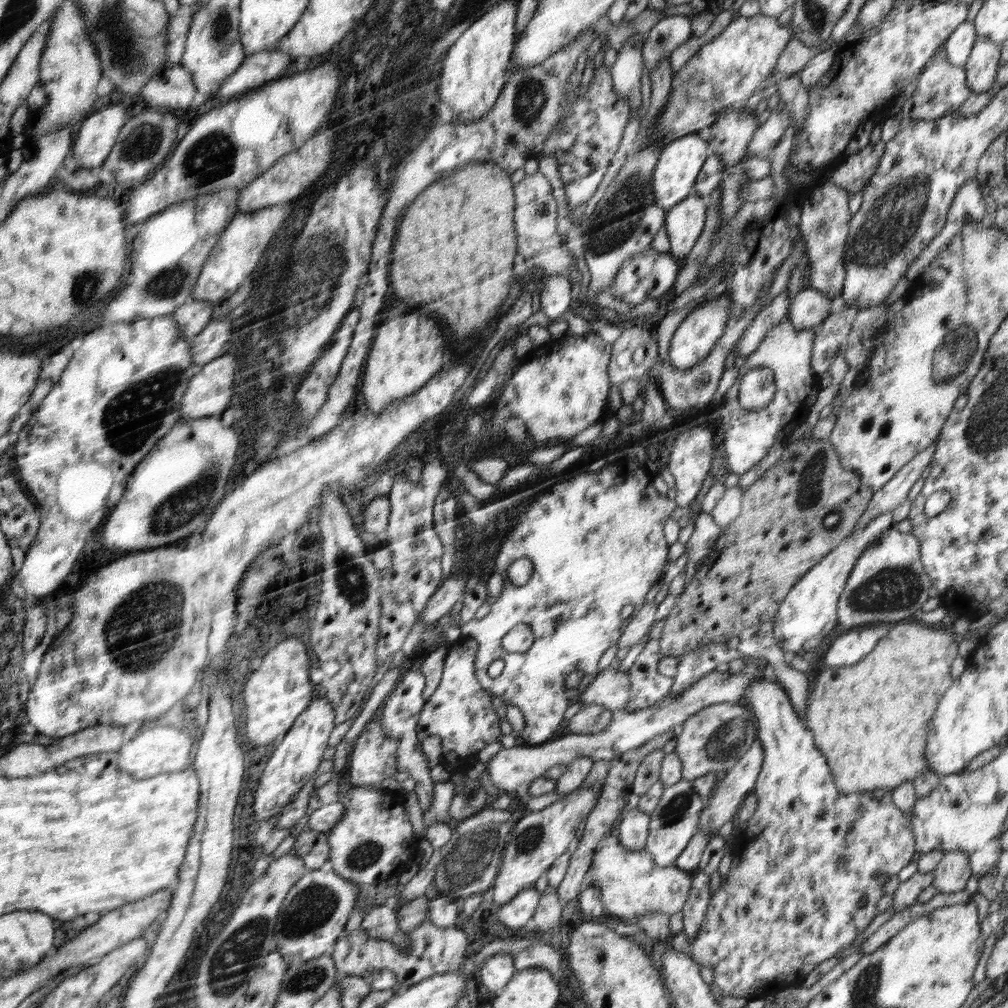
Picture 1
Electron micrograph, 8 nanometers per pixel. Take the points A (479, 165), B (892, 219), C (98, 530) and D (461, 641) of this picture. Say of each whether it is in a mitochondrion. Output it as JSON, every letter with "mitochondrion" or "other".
{"A":"other","B":"mitochondrion","C":"other","D":"other"}

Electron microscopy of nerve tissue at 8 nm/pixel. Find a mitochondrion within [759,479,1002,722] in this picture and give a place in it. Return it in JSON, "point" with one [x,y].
{"point":[896,587]}

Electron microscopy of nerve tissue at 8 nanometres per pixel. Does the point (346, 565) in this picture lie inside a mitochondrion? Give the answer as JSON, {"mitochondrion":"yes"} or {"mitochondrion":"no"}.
{"mitochondrion":"yes"}

